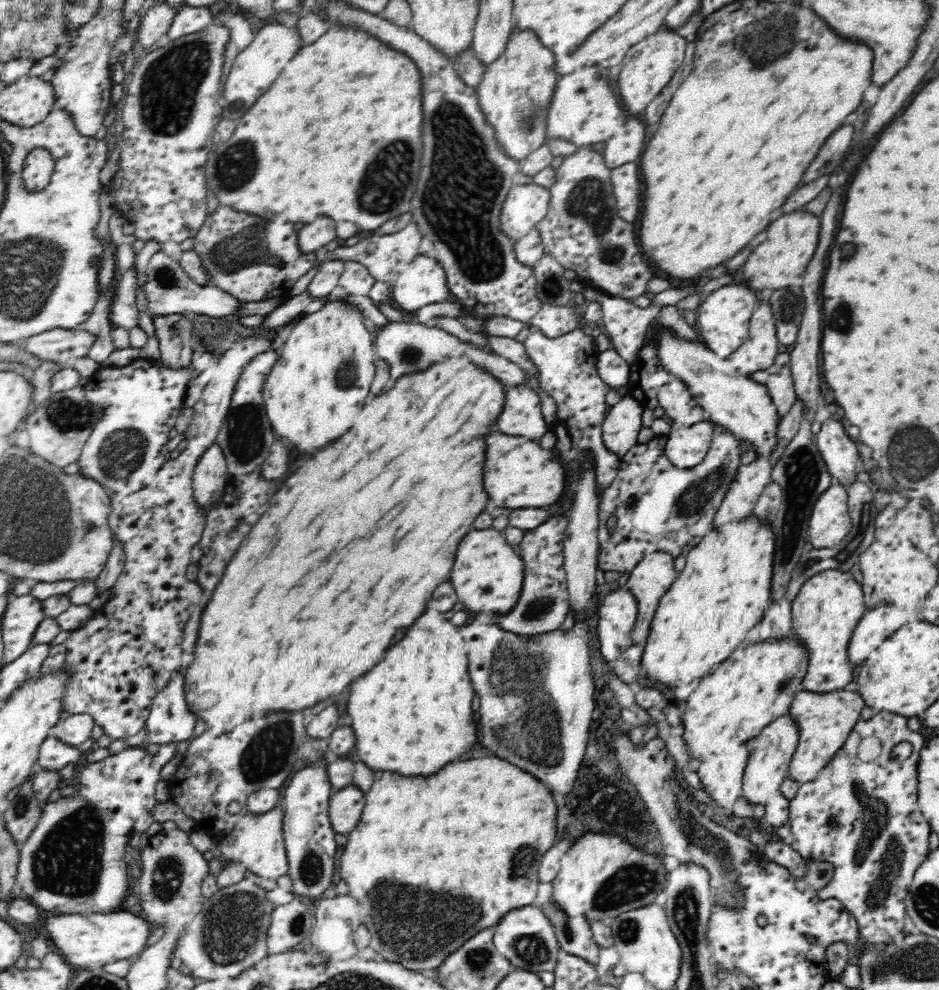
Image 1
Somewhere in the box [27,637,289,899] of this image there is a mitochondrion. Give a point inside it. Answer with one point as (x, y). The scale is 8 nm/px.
(65, 861)

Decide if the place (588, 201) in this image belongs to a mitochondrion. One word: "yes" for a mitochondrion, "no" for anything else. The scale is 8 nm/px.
yes

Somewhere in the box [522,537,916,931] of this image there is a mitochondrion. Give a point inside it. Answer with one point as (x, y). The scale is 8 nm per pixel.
(878, 838)

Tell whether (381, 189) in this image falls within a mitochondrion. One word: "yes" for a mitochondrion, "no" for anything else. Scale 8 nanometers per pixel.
yes

